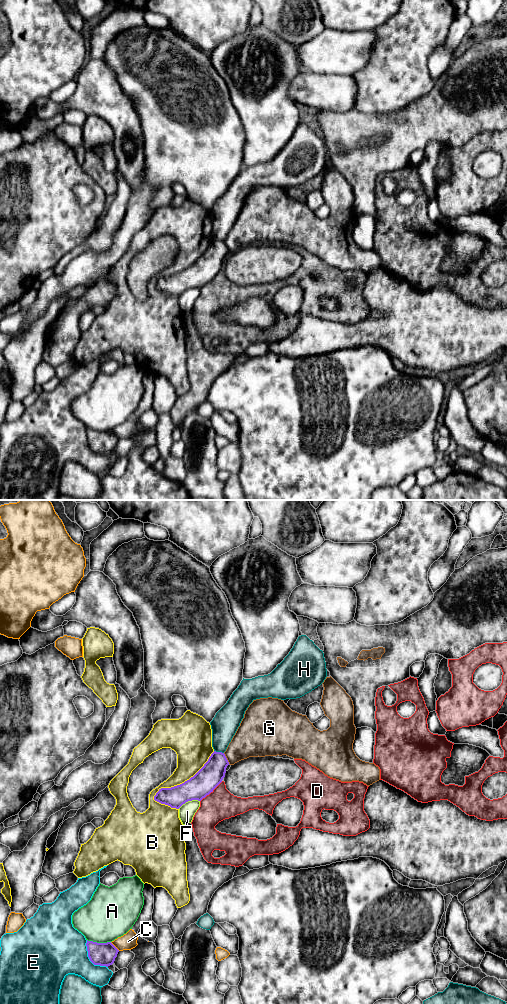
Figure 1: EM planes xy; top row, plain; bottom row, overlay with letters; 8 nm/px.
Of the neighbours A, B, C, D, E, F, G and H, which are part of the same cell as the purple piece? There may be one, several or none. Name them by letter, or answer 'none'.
none

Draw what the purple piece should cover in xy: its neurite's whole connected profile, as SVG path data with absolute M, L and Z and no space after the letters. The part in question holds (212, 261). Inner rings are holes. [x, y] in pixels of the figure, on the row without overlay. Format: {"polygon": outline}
{"polygon": "M214 239L193 265L180 273L159 277L154 288L176 297L188 289L201 289L222 270L228 253L225 242Z"}

